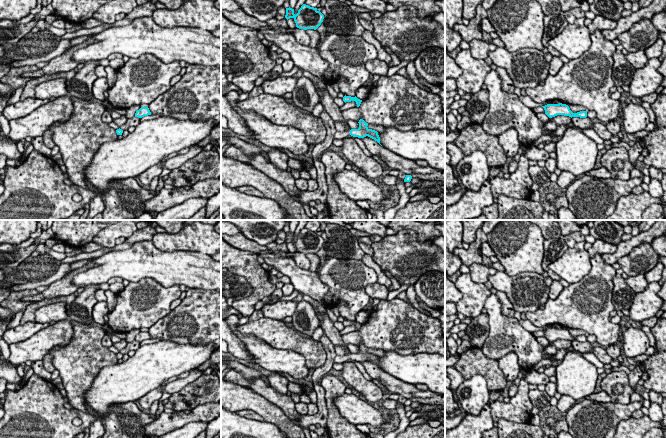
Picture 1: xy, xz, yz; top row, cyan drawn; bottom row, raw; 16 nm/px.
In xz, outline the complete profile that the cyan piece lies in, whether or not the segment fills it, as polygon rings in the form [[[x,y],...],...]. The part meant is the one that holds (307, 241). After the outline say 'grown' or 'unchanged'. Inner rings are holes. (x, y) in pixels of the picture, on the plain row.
[[[303,228],[296,239],[294,238],[294,233],[290,231],[286,232],[285,242],[287,244],[293,242],[296,247],[296,251],[299,253],[316,254],[323,246],[324,239],[318,235],[317,232]]] | unchanged

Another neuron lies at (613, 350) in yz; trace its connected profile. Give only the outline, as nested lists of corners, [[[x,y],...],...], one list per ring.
[[[612,344],[606,348],[606,352],[614,360],[617,360],[617,358],[620,356],[621,348],[618,346],[618,344]]]

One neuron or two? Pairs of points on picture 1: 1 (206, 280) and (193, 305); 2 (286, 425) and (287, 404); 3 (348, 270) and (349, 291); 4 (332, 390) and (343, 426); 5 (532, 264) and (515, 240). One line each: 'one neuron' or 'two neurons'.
1: two neurons
2: two neurons
3: one neuron
4: one neuron
5: one neuron

